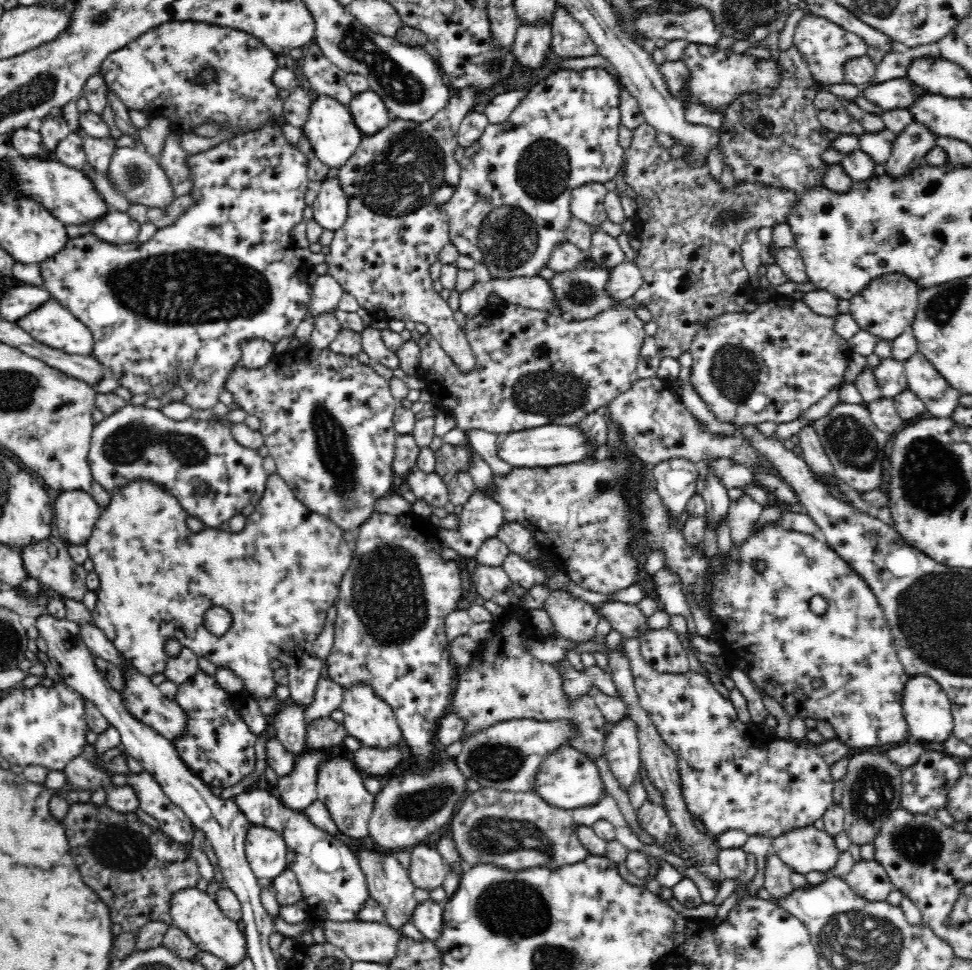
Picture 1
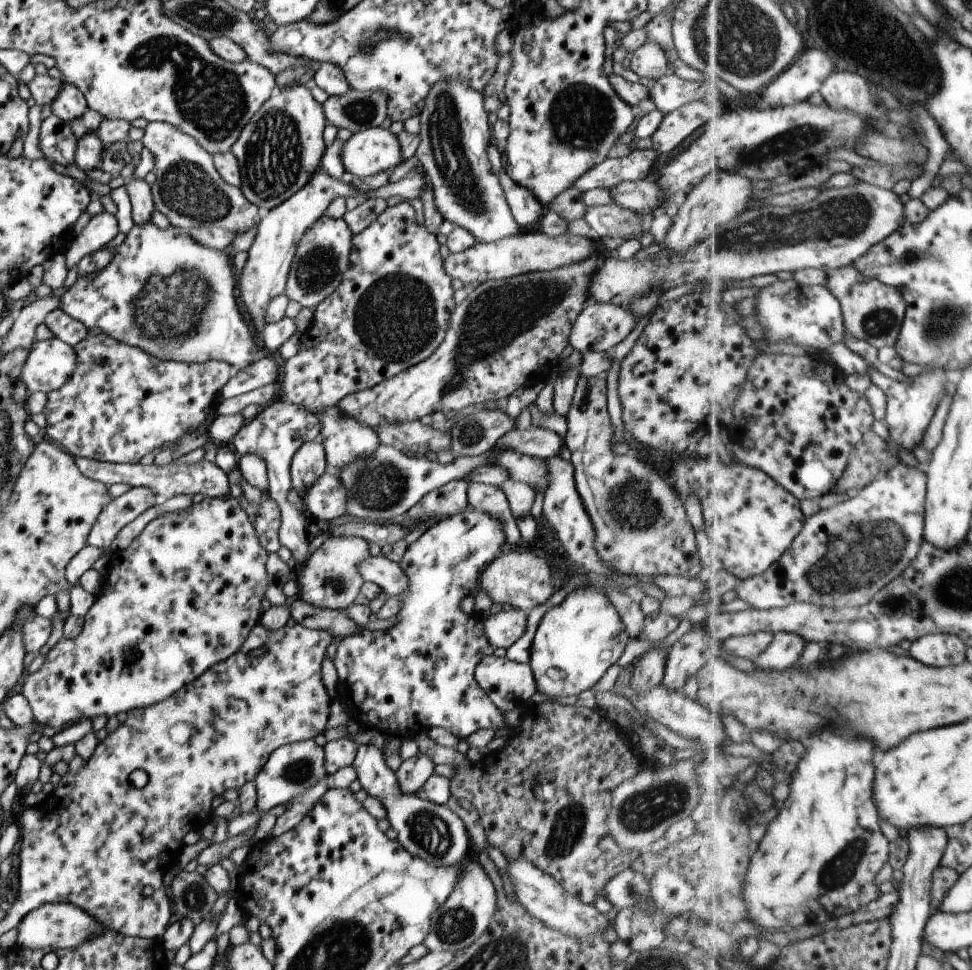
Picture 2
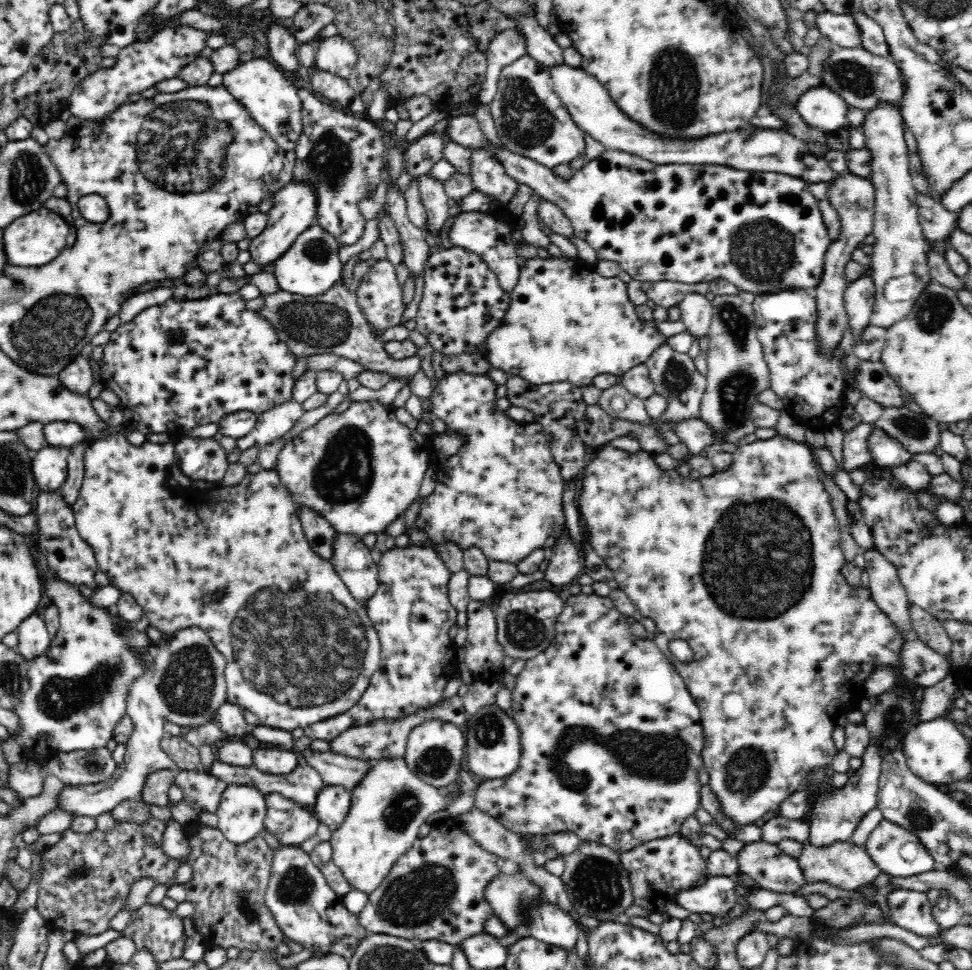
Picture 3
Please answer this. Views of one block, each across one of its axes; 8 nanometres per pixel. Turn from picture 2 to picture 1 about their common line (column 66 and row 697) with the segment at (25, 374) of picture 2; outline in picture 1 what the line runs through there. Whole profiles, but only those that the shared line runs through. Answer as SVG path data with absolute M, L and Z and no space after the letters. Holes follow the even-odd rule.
M356 684L342 690L341 711L344 713L343 725L348 735L358 739L364 747L392 748L403 743L403 733L400 730L394 711L388 706L381 696L367 684Z

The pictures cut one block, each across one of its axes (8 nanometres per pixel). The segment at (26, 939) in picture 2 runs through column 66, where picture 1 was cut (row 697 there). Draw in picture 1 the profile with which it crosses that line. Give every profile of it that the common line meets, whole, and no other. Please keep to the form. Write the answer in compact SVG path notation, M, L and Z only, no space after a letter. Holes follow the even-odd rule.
M910 676L902 696L903 713L909 726L909 736L924 742L943 744L953 735L953 710L950 699L938 681L929 676Z

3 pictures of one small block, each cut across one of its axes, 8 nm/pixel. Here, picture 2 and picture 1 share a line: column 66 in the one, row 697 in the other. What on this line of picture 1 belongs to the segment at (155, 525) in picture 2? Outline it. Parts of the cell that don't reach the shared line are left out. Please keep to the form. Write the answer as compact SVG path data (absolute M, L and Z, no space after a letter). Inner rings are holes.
M625 638L623 650L630 663L633 683L642 708L648 713L649 719L657 728L660 737L664 739L666 745L669 746L673 752L678 754L677 765L681 776L682 794L687 809L693 818L698 818L698 820L704 824L710 835L716 836L730 830L743 830L749 836L754 834L766 834L770 838L776 839L777 836L784 834L784 832L810 826L810 824L813 824L819 818L823 818L823 814L828 810L830 804L834 803L834 798L832 797L832 792L834 792L834 780L830 772L829 764L821 756L818 756L818 753L816 753L811 746L790 739L786 741L779 740L777 737L768 736L768 734L764 733L764 731L758 727L758 724L752 720L748 722L738 720L735 706L729 698L725 698L714 688L708 678L710 672L703 667L698 672L690 670L684 672L684 674L660 673L654 670L654 668L643 659L641 650L639 649L638 639Z

